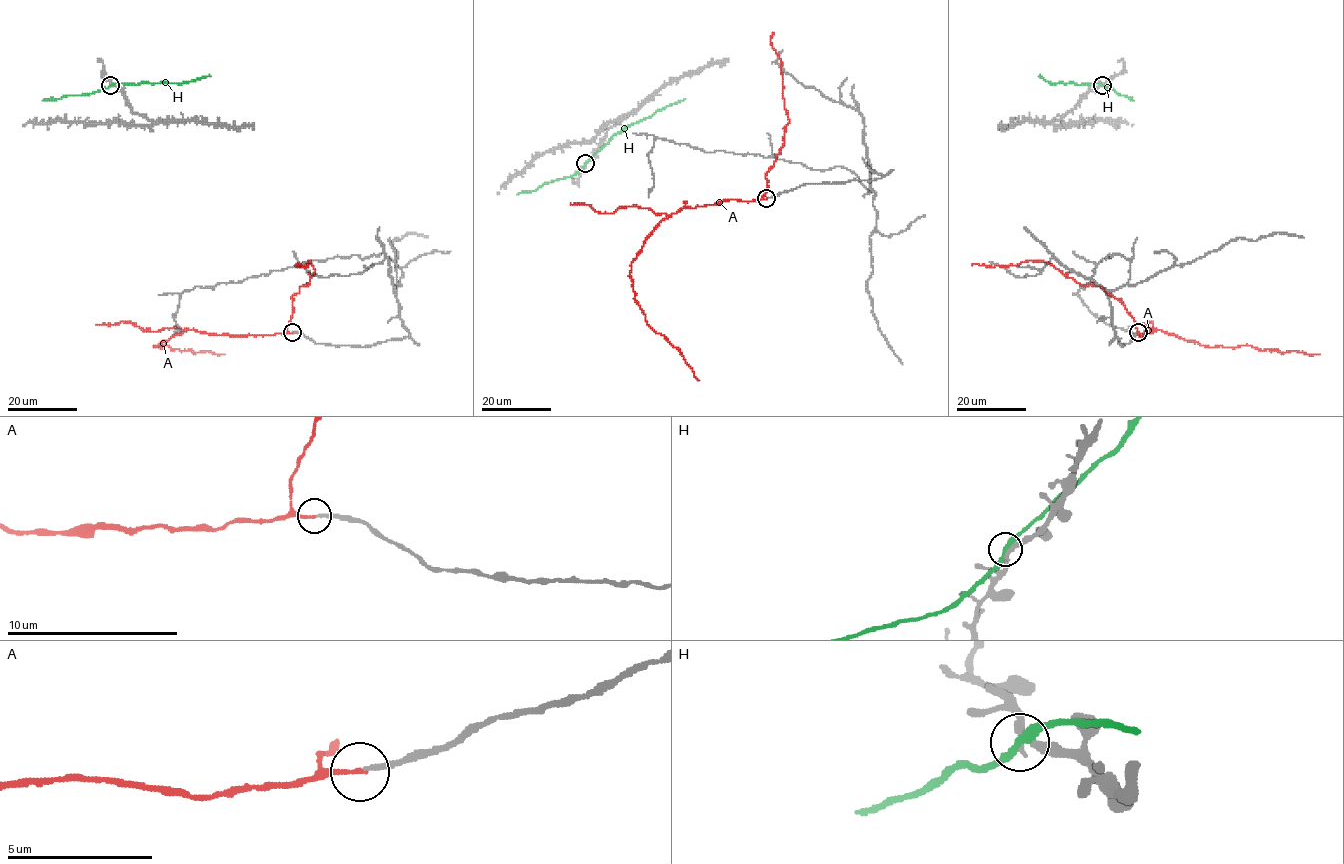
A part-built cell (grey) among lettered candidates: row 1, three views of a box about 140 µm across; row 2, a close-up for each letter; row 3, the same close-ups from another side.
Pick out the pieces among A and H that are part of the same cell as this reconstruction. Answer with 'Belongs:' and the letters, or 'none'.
Belongs: A

